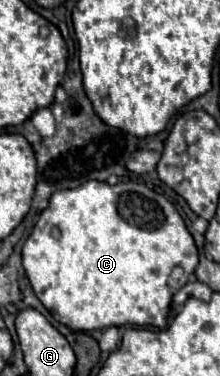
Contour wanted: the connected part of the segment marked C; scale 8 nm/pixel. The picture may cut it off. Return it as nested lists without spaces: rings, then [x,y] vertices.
[[[87,181],[75,189],[55,191],[27,237],[21,255],[37,299],[57,323],[73,331],[107,329],[113,325],[163,329],[173,291],[179,291],[189,281],[199,263],[195,241],[177,209],[163,195],[133,181],[117,185]]]

